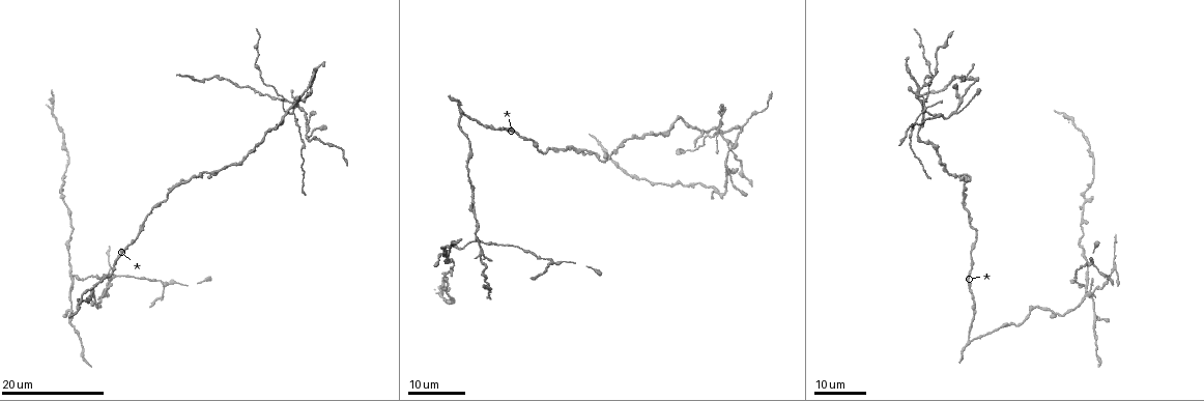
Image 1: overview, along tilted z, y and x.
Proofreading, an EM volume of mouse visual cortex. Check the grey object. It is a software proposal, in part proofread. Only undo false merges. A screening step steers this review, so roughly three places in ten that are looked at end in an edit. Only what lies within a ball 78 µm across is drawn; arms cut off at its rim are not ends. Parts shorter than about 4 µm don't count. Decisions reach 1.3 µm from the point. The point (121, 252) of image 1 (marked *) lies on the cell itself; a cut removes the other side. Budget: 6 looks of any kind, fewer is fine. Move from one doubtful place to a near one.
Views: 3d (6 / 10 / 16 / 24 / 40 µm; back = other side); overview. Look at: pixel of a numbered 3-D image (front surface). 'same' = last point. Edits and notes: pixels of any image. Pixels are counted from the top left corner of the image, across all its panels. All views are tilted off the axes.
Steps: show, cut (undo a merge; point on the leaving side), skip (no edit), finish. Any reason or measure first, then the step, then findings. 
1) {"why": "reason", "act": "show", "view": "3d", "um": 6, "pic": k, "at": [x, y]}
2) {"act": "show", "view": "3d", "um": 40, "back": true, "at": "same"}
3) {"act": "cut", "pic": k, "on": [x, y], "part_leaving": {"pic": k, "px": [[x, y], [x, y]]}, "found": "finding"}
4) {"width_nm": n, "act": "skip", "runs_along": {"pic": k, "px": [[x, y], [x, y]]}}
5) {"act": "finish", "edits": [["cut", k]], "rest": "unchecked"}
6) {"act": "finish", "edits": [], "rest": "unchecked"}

{"why": "three arms meet", "act": "show", "view": "3d", "um": 16, "pic": 1, "at": [460, 113]}

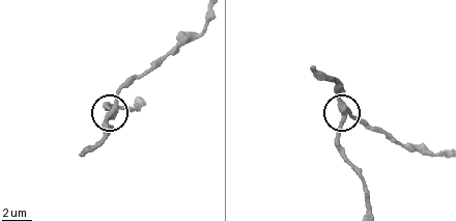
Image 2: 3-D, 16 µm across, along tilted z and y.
{"why": "zoom in", "act": "show", "view": "3d", "um": 6, "pic": 2, "at": [344, 116]}

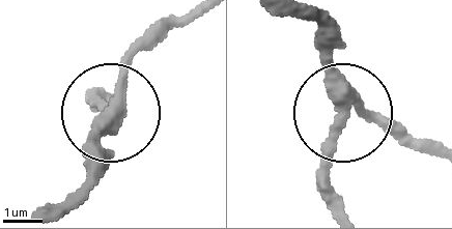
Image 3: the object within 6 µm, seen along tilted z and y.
{"arms": 3, "act": "skip", "runs_along": {"pic": 3, "px": [[185, 15], [130, 64], [100, 160]]}, "found": "continuous, no second cell"}

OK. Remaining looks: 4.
{"act": "show", "view": "3d", "um": 16, "pic": 1, "at": [957, 111]}

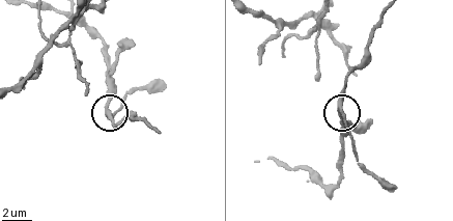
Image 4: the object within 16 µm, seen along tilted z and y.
{"why": "closer look", "act": "show", "view": "3d", "um": 6, "pic": 4, "at": [338, 103]}

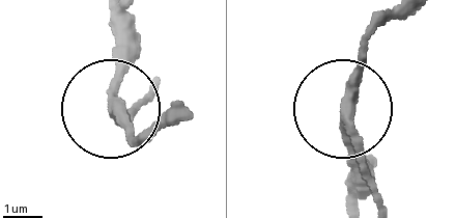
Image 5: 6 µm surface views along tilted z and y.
{"width_nm": 270, "act": "skip", "found": "continuous, no second cell"}

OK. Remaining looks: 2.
{"why": "three arms meet", "act": "show", "view": "3d", "um": 16, "pic": 1, "at": [294, 111]}

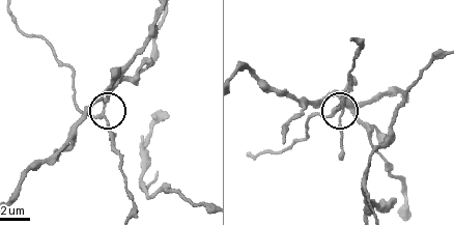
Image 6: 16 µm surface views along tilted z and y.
{"why": "closer look", "act": "show", "view": "3d", "um": 10, "pic": 6, "at": [335, 110]}

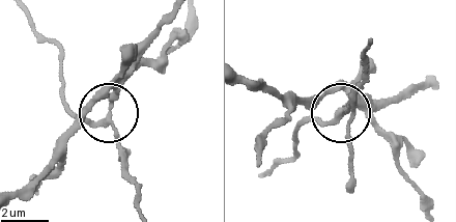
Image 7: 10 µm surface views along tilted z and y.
{"act": "cut", "pic": 7, "on": [317, 120], "part_leaving": {"pic": 7, "px": [[111, 105], [94, 119], [70, 108], [57, 48], [28, 16]]}, "found": "a second cell is stuck on"}

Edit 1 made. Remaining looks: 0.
{"act": "finish", "edits": [["cut", 7]], "rest": "unchecked"}

